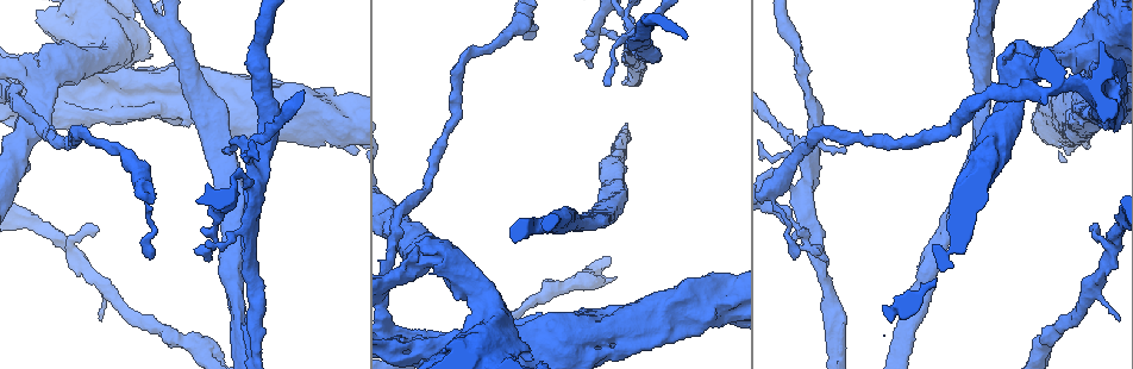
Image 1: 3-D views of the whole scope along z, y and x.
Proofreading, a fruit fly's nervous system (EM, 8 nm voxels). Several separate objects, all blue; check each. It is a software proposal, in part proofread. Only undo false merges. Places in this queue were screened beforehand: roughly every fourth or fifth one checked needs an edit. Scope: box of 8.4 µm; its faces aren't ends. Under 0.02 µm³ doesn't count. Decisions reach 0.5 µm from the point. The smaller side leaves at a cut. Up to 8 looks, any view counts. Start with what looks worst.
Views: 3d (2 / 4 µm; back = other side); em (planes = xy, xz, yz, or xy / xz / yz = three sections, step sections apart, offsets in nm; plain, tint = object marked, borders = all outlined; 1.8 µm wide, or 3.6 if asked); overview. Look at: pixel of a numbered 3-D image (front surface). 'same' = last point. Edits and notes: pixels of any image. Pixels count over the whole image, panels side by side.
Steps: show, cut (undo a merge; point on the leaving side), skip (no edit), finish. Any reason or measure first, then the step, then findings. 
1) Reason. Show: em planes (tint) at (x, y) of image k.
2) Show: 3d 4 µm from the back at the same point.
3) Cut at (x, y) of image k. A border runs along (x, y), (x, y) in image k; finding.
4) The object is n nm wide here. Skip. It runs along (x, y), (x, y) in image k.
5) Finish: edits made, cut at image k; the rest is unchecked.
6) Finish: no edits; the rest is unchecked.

Calibre changes. Show: em 3.6 µm xy step 8 (tint) at (1095, 59) of image 1.

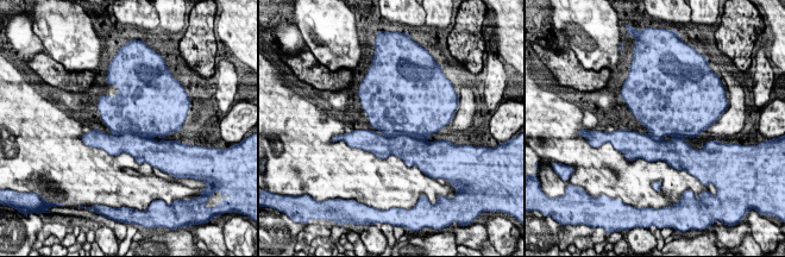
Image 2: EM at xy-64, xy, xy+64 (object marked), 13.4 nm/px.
Show: em 3.6 µm planes (tint) at the same point.

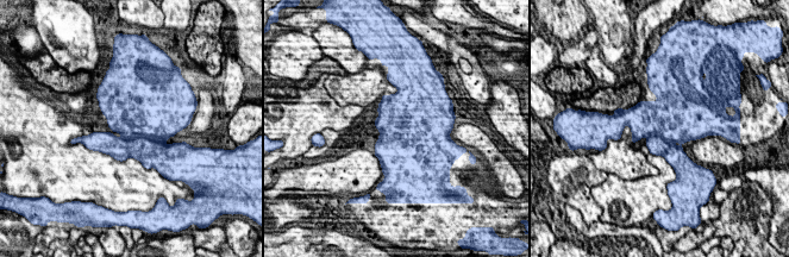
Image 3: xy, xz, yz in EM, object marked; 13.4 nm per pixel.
The object is 750 nm wide here. Cut at (148, 119) of image 3. A border runs along (123, 137), (148, 136), (162, 140) in image 3; a second neuron is stuck on.

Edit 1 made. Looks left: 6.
Redraw. Show: overview.

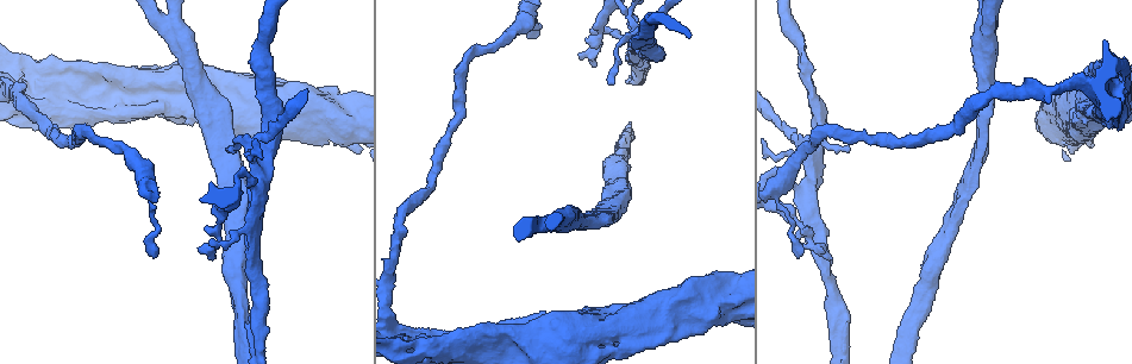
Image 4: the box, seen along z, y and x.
Sudden change in width. Show: em 3.6 µm planes (plain) at (218, 85) of image 4.

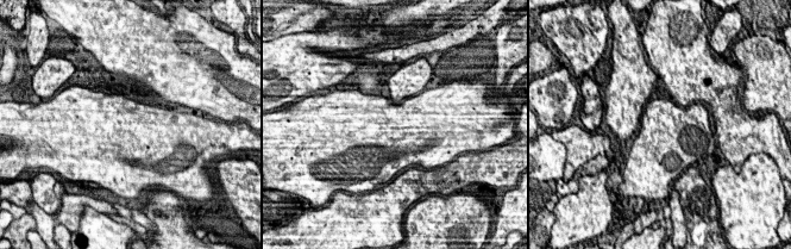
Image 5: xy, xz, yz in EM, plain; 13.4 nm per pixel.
Show: em 3.6 µm planes (tint) at the same point.

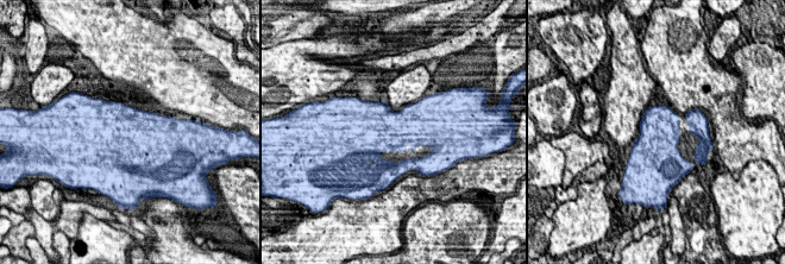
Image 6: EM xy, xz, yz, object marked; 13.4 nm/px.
The object is 550 nm wide here. Skip. One neuron here.

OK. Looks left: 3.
Abrupt turn. Show: em xy step 16 (tint) at (777, 201) of image 4.

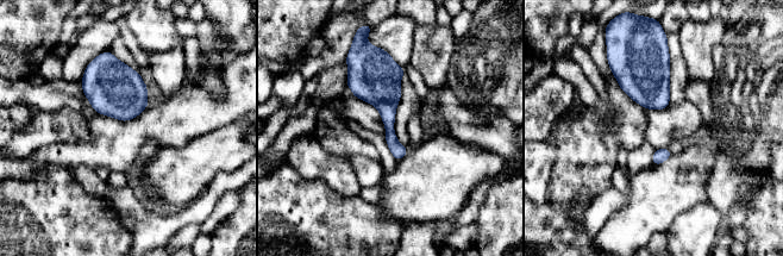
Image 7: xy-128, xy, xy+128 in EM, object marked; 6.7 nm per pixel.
Cut it another way. Show: em planes (tint) at the same point.

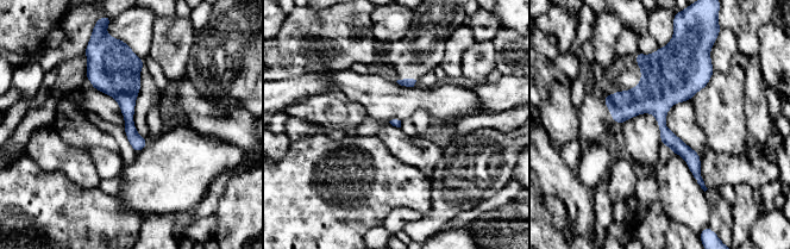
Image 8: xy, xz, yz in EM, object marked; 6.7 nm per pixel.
Skip. Continuous, no second neuron.

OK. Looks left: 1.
Finish: edits made, cut at image 3; the rest is unchecked.

